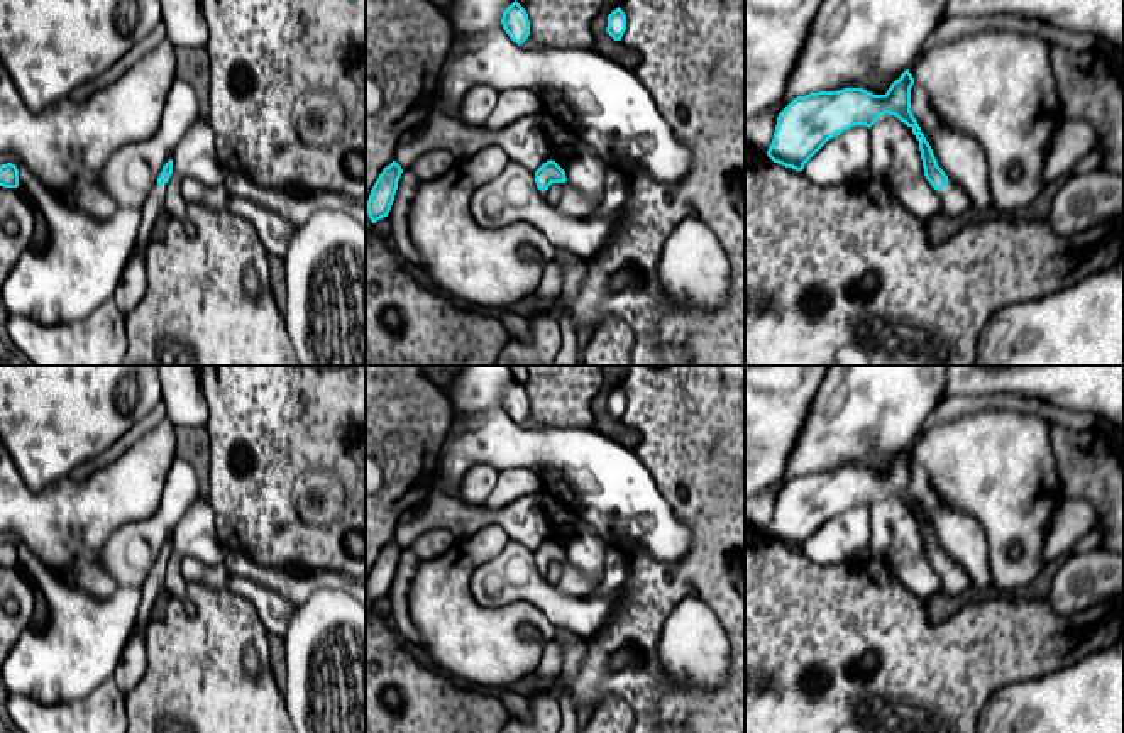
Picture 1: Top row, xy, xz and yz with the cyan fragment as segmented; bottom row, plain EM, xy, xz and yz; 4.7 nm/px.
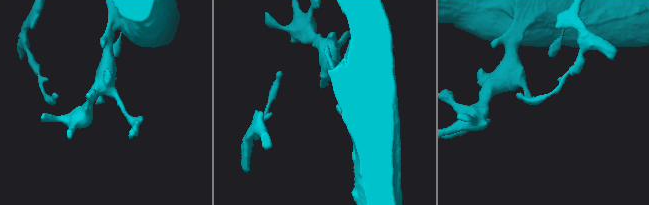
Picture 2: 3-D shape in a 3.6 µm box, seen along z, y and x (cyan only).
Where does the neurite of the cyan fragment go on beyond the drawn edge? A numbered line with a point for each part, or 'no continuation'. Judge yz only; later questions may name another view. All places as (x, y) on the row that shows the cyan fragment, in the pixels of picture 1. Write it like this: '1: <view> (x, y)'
1: yz (955, 202)

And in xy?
1: xy (131, 290)

